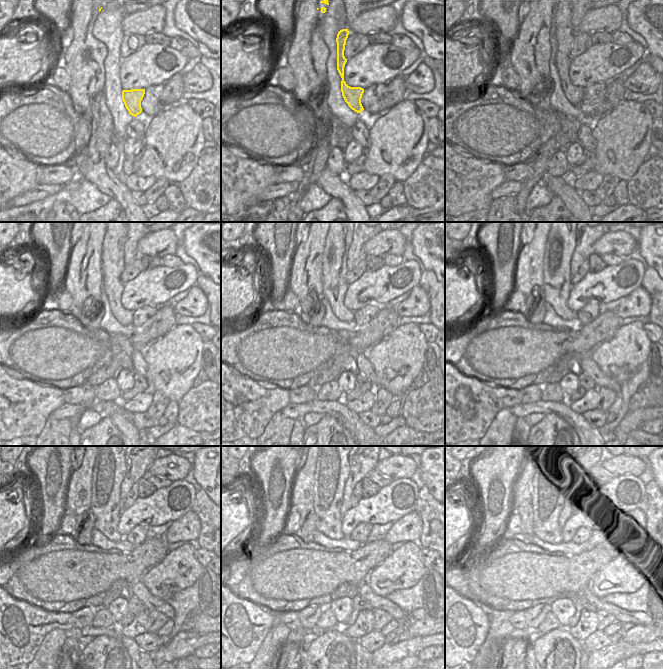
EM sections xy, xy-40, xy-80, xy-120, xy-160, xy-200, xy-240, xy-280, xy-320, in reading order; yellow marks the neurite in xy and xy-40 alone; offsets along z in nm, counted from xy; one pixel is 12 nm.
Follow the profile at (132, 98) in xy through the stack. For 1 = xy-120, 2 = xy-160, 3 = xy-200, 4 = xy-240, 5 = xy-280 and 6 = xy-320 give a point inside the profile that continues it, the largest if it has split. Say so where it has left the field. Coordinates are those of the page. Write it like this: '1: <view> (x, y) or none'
1: xy-120 (112, 256)
2: xy-160 (334, 286)
3: xy-200 (560, 243)
4: xy-240 (109, 470)
5: xy-280 (332, 466)
6: xy-320 (552, 466)

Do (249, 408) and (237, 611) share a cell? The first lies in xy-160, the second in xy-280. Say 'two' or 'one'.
one

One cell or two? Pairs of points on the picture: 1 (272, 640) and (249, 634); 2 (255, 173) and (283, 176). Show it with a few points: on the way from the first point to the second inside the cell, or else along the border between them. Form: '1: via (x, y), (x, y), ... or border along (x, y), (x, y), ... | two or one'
1: border along (284, 624), (275, 624), (269, 630), (253, 658) | two
2: border along (273, 165), (277, 182) | two

